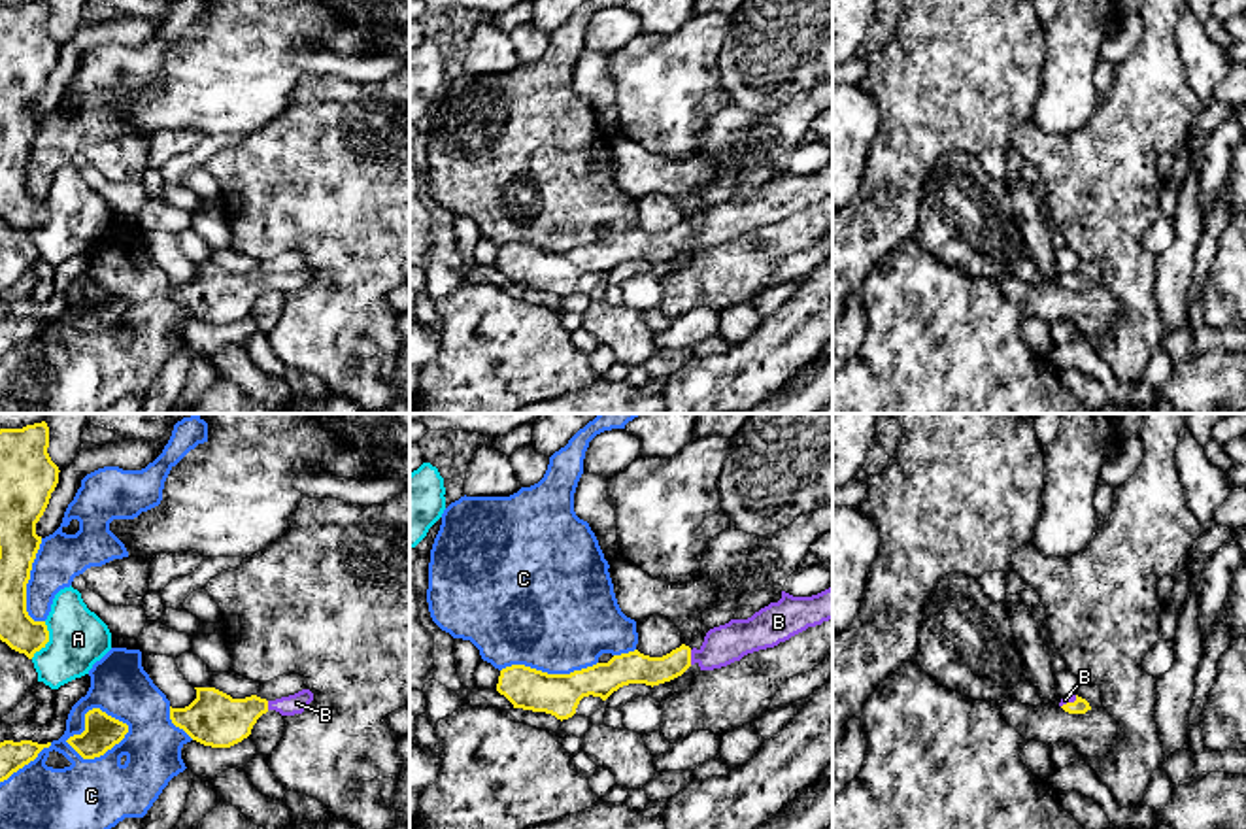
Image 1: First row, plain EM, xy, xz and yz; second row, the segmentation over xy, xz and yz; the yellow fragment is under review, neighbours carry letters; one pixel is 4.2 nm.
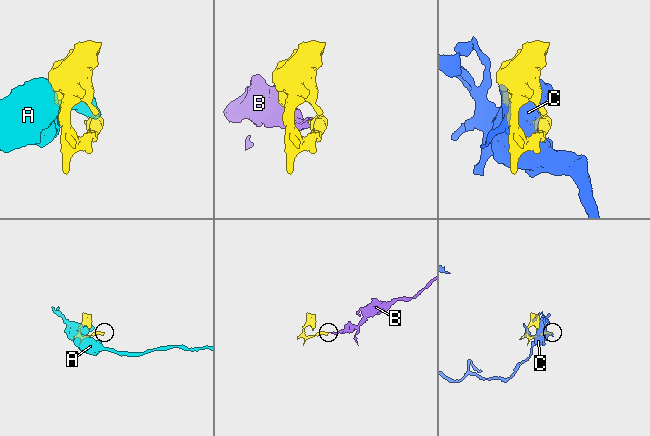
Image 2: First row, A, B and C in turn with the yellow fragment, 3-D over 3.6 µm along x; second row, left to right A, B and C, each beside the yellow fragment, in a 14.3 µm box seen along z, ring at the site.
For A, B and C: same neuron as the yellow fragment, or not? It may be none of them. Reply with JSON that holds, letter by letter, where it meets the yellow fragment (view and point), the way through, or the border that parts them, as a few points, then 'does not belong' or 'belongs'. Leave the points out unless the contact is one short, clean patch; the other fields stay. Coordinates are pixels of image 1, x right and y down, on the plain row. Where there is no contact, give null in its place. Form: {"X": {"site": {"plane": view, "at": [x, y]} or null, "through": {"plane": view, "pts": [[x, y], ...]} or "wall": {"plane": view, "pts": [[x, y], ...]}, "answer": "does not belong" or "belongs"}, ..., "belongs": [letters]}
{"A": {"site": {"plane": "xy", "at": [48, 218]}, "answer": "does not belong"}, "B": {"site": {"plane": "xz", "at": [690, 235]}, "through": {"plane": "xz", "pts": [[633, 244], [669, 244], [690, 235], [710, 233], [729, 219]]}, "answer": "belongs"}, "C": {"site": {"plane": "xy", "at": [99, 333]}, "answer": "does not belong"}, "belongs": ["B"]}

